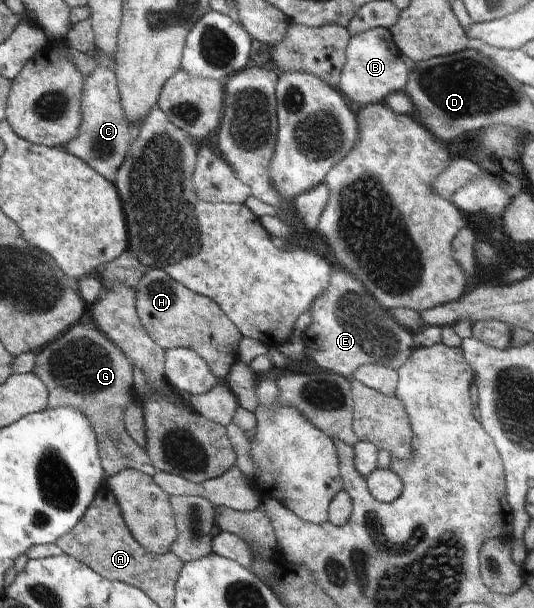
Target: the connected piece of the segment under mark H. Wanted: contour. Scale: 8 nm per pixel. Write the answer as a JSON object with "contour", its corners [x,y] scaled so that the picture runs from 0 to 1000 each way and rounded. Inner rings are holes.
{"contour":[[[281,441],[268,452],[253,490],[253,507],[270,541],[303,574],[352,572],[365,577],[386,594],[399,615],[412,627],[421,627],[444,592],[444,571],[455,551],[404,498],[390,487],[356,479],[296,441]]]}

